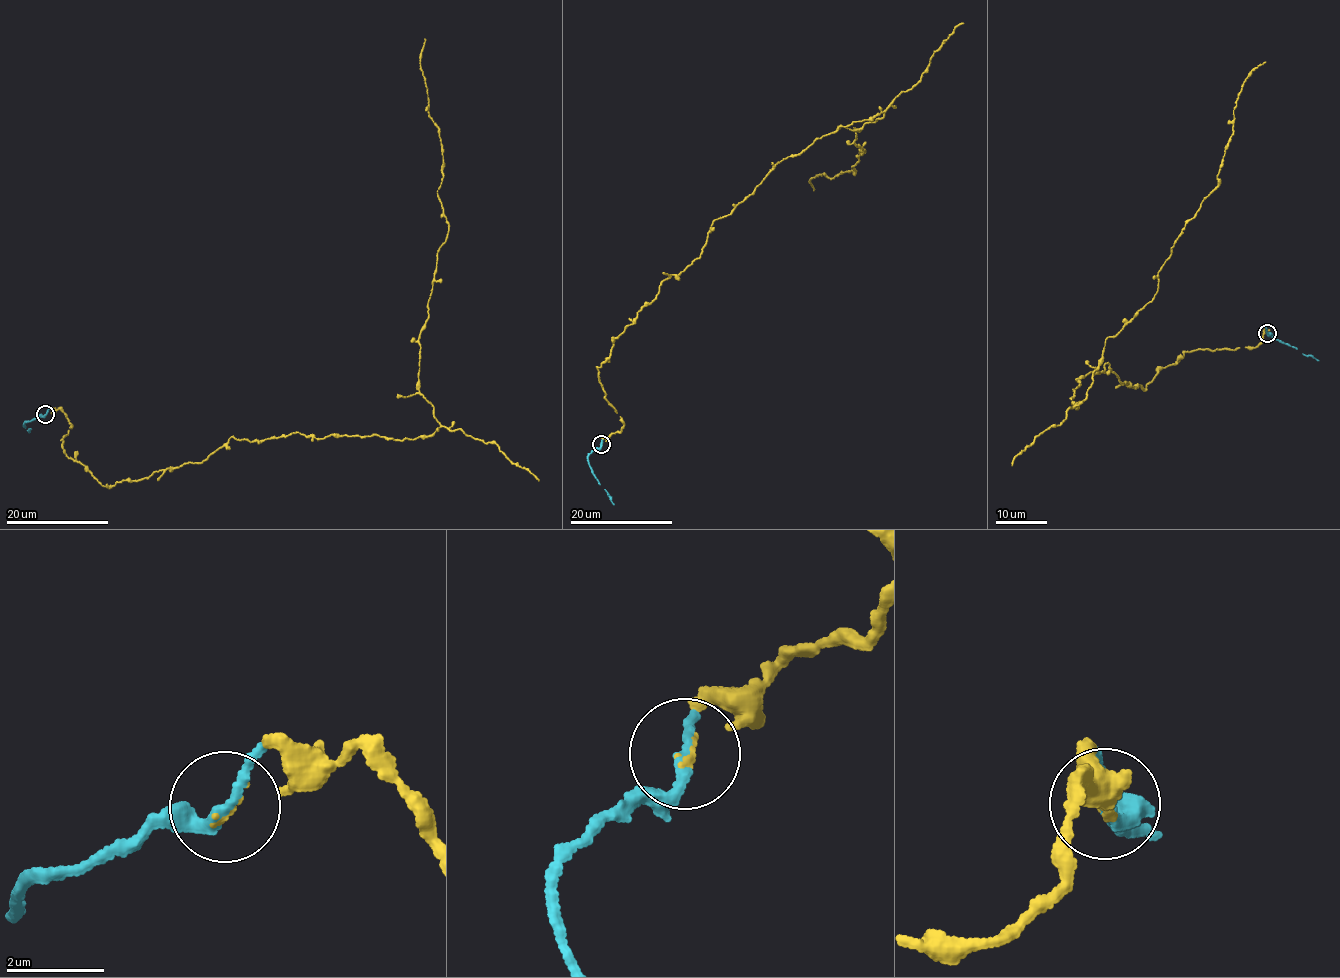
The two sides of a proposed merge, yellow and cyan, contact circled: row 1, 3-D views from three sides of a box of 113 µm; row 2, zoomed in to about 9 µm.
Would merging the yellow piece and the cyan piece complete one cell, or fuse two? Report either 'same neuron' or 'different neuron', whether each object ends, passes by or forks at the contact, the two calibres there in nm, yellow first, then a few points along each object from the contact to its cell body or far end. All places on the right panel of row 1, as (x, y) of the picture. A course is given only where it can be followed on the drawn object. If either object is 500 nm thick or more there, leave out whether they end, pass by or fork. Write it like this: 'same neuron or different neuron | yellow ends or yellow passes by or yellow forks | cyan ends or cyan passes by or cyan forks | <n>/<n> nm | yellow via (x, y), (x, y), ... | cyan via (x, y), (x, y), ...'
same neuron | yellow ends | cyan passes by | 90/200 nm | yellow via (1266, 333), (1185, 352), (1144, 390), (1107, 363), (1072, 405), (1218, 184), (1242, 84), (1265, 61) | cyan via (1266, 333), (1319, 360)

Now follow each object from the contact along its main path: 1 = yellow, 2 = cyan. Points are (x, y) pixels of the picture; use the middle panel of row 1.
1: (601, 443), (623, 420), (598, 368), (663, 280), (777, 163), (884, 111), (854, 129), (854, 174), (813, 190)
2: (601, 443), (591, 451), (589, 464), (613, 505)

